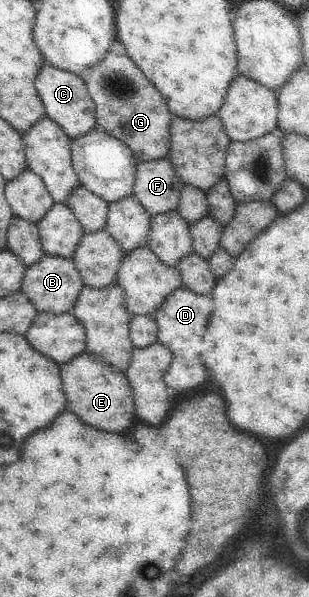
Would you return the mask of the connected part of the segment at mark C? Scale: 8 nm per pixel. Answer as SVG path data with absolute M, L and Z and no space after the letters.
M44 61L34 84L45 108L45 116L64 128L64 132L72 138L80 138L84 134L97 128L95 106L84 79L78 74L60 70Z

